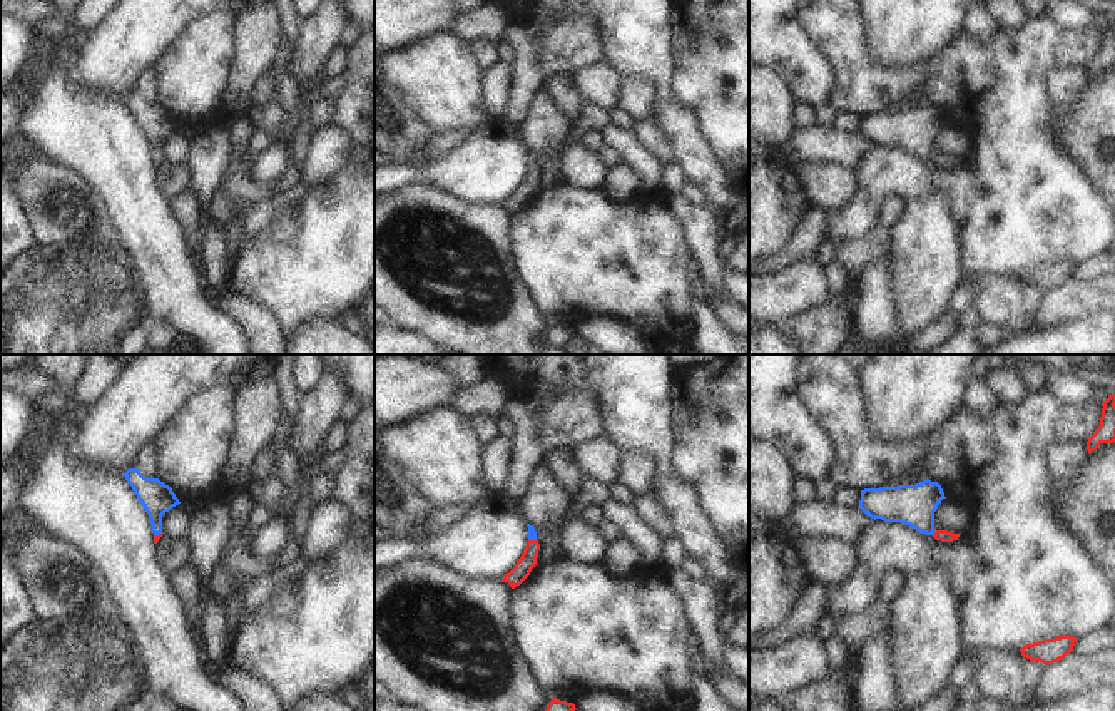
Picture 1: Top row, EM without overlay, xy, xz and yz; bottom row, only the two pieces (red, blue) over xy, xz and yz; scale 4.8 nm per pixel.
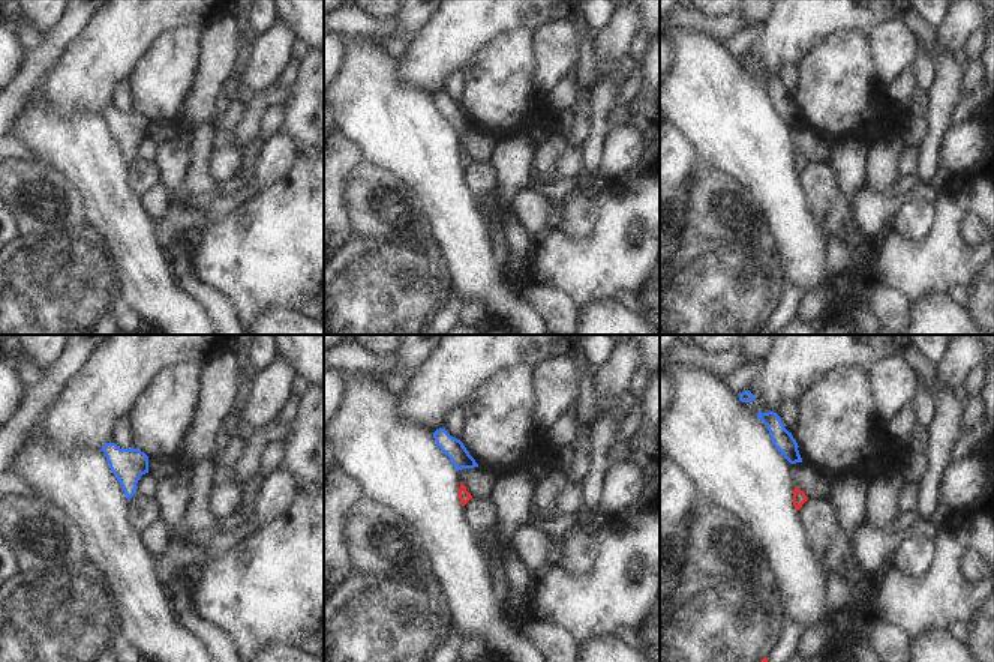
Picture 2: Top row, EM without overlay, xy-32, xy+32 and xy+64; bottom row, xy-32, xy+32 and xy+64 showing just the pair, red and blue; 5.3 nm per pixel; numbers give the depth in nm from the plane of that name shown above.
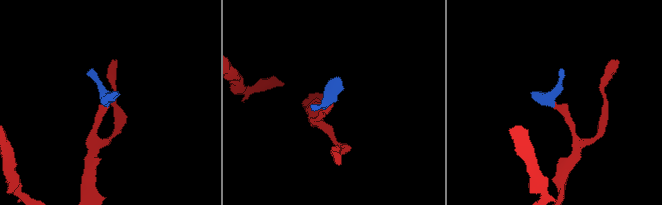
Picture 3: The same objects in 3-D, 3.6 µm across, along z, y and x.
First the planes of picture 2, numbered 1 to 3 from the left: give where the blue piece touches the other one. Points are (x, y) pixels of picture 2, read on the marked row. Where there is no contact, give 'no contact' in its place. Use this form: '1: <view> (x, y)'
1: no contact
2: no contact
3: no contact

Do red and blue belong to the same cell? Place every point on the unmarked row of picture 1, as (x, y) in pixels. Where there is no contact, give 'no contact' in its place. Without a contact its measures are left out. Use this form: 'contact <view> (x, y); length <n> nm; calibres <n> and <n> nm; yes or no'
contact yz (935, 158); length 40 nm; calibres 60 and 200 nm; yes

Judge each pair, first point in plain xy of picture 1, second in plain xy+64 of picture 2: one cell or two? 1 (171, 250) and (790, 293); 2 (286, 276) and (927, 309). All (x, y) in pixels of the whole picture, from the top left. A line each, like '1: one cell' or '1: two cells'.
1: two cells
2: two cells

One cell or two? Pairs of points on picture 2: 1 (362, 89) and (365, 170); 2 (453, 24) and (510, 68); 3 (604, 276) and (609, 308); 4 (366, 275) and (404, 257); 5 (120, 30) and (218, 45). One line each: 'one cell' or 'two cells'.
1: two cells
2: two cells
3: two cells
4: one cell
5: two cells

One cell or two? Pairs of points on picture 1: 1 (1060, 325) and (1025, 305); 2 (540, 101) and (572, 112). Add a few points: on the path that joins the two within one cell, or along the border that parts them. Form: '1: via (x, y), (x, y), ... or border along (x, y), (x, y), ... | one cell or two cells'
1: border along (1047, 291), (1030, 323), (1020, 328), (1002, 327) | two cells
2: border along (542, 87), (552, 106), (570, 124) | two cells

